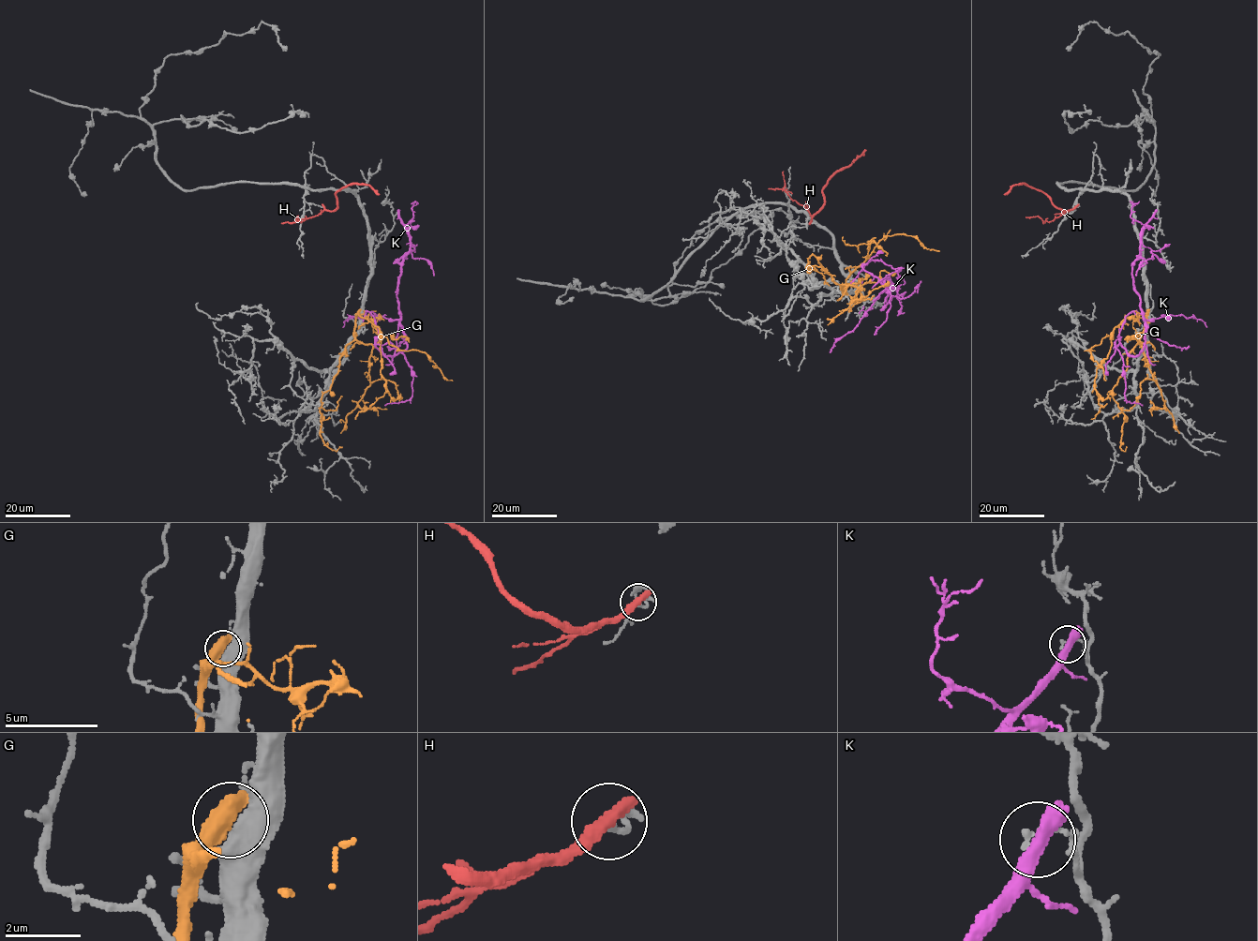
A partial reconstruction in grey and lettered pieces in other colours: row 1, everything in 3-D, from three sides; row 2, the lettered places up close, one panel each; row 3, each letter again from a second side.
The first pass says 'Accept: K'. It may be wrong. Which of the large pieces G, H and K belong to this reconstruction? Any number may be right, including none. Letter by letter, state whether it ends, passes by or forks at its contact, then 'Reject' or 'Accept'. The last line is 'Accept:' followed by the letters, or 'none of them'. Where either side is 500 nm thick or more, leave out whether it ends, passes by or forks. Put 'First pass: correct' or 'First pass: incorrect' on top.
First pass: incorrect
G: Reject
H: Reject
K: Reject
Accept: none of them

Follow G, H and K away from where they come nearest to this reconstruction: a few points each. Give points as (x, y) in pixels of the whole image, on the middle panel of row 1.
G: (846, 293), (817, 259), (812, 255), (807, 259), (808, 270), (807, 267), (814, 265), (829, 272)
H: (810, 222), (824, 202), (822, 190), (827, 182), (837, 171), (847, 167), (865, 149)
K: (885, 300), (897, 286), (885, 279), (889, 291), (893, 290), (862, 267), (877, 260), (898, 268), (872, 288)

